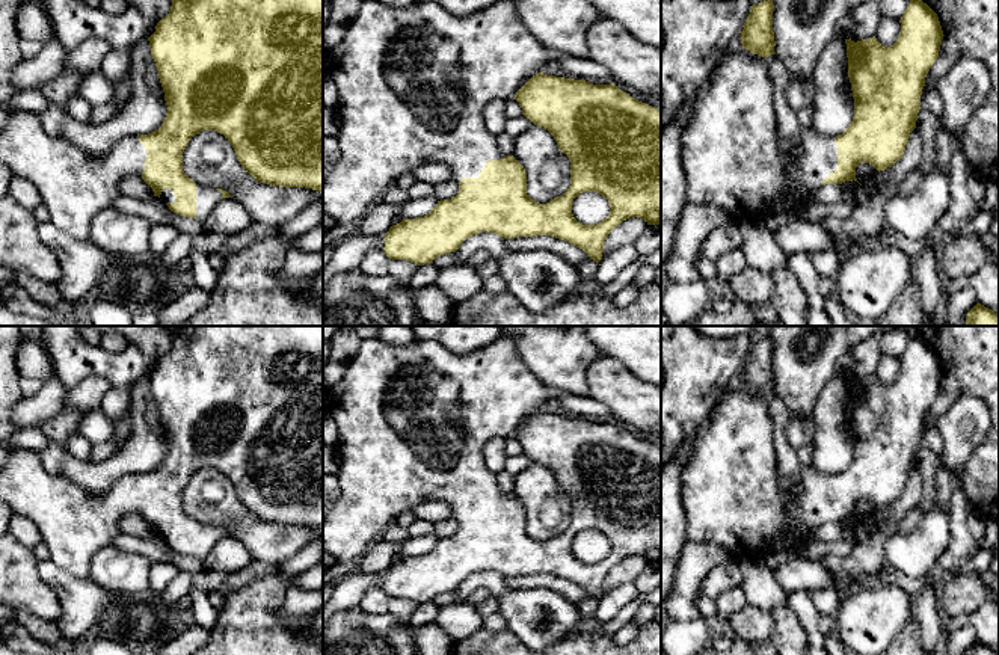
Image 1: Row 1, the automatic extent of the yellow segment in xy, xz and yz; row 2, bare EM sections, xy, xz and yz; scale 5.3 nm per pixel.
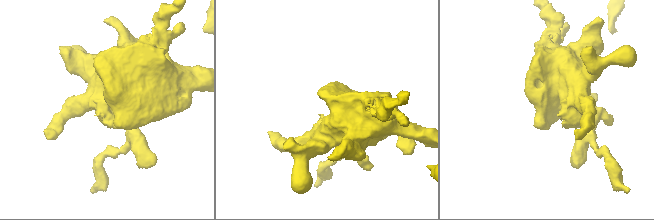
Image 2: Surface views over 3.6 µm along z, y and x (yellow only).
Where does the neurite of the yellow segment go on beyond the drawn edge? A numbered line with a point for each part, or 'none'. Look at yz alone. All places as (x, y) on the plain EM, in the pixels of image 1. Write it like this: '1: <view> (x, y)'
1: yz (731, 486)

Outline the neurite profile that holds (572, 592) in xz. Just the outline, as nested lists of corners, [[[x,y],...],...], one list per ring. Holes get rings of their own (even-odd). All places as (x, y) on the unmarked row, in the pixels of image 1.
[[[551,574],[515,575],[504,578],[512,590],[537,587],[551,589],[575,604],[590,598],[582,587]]]

